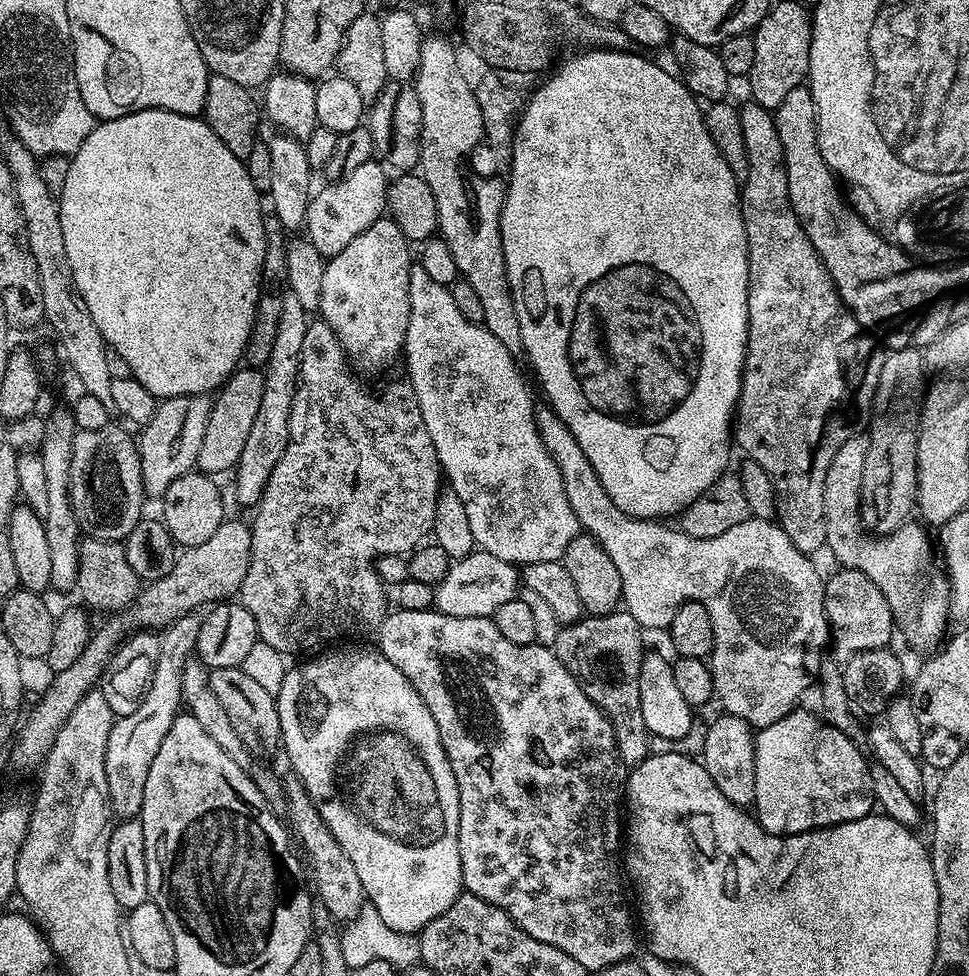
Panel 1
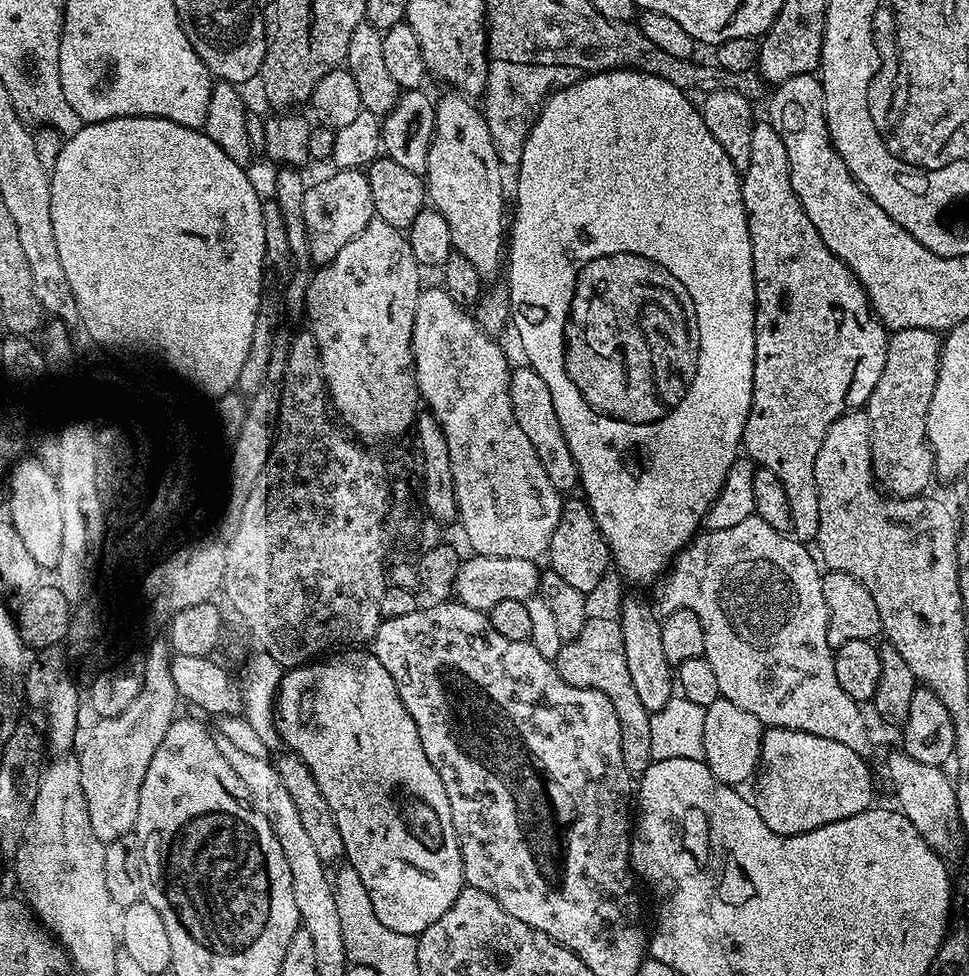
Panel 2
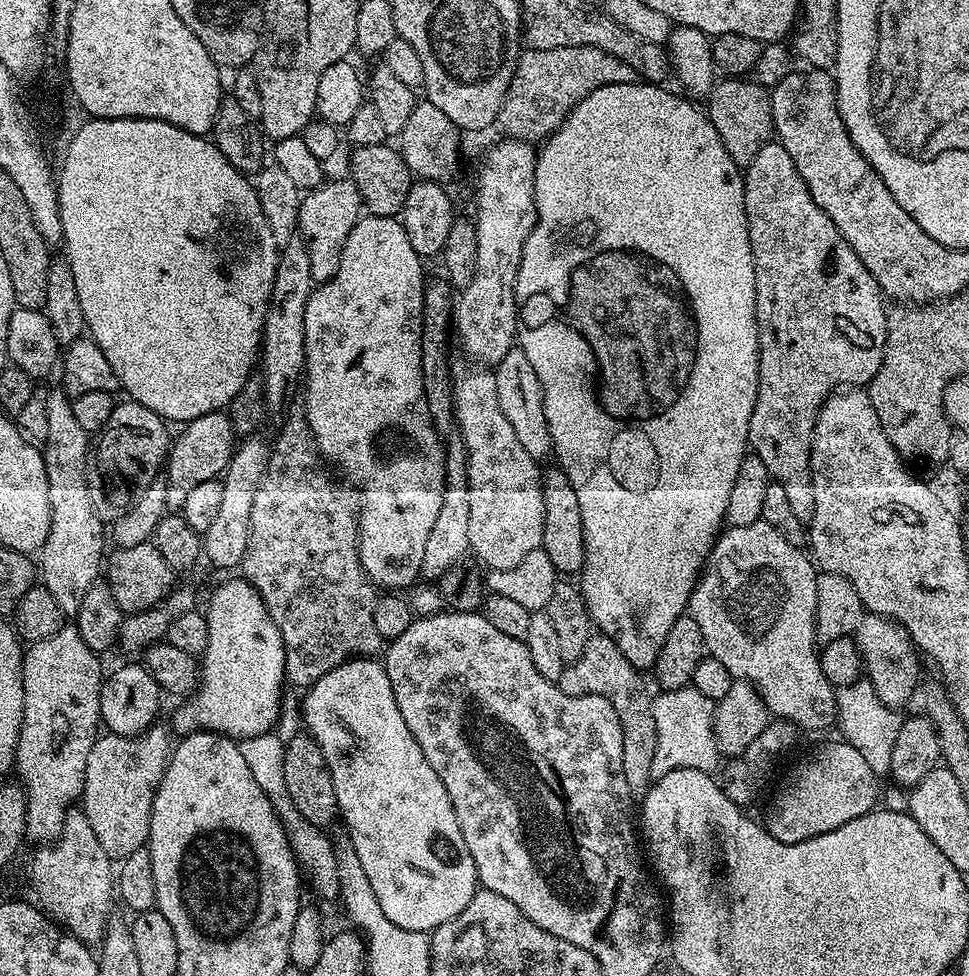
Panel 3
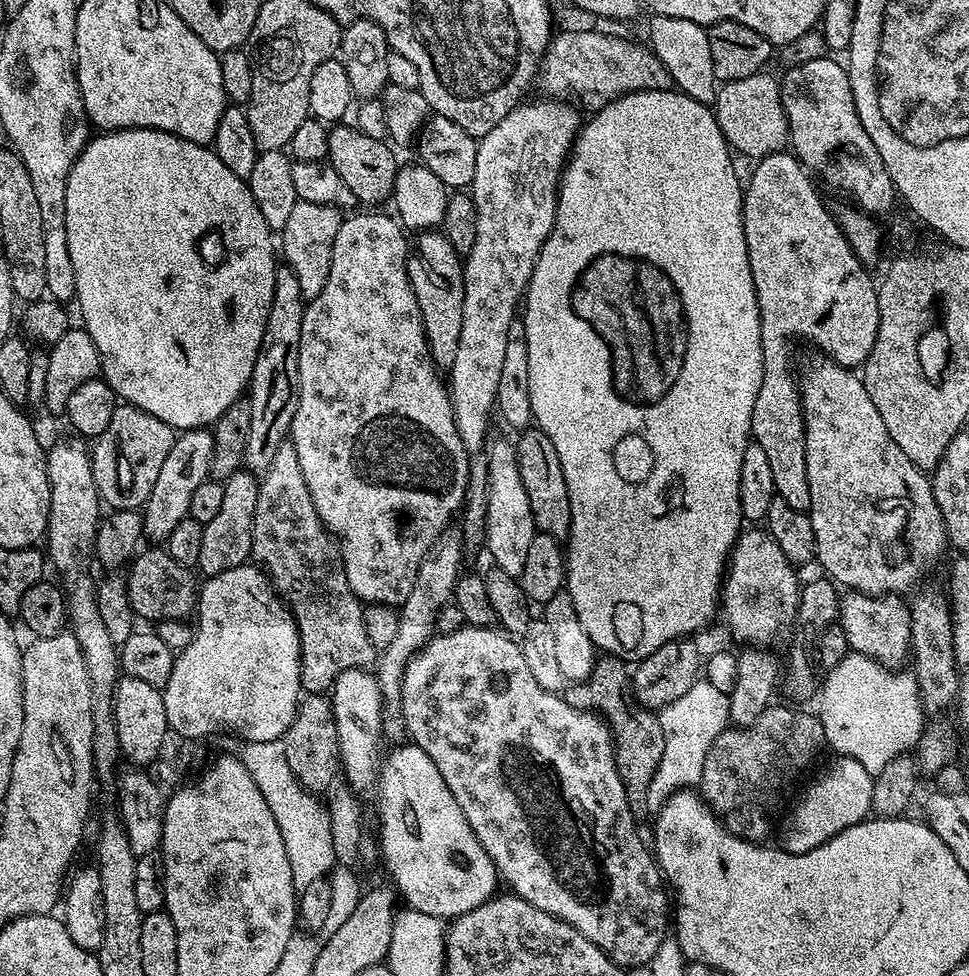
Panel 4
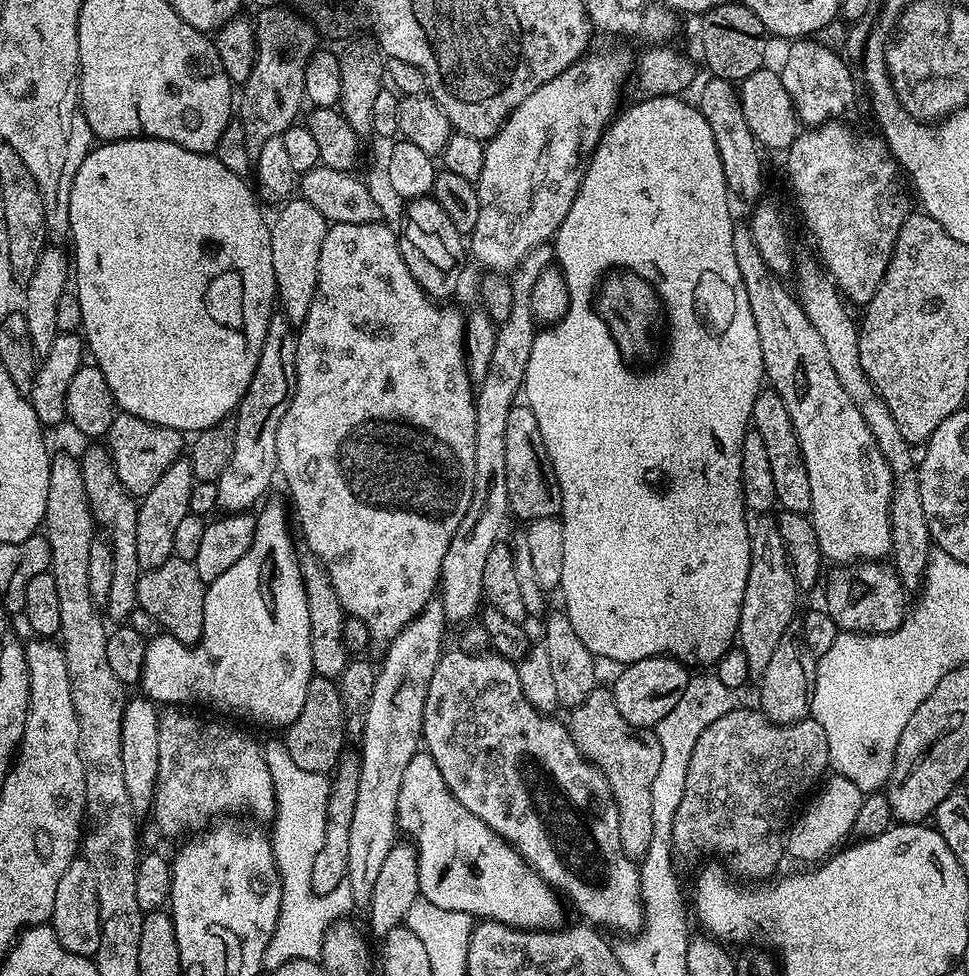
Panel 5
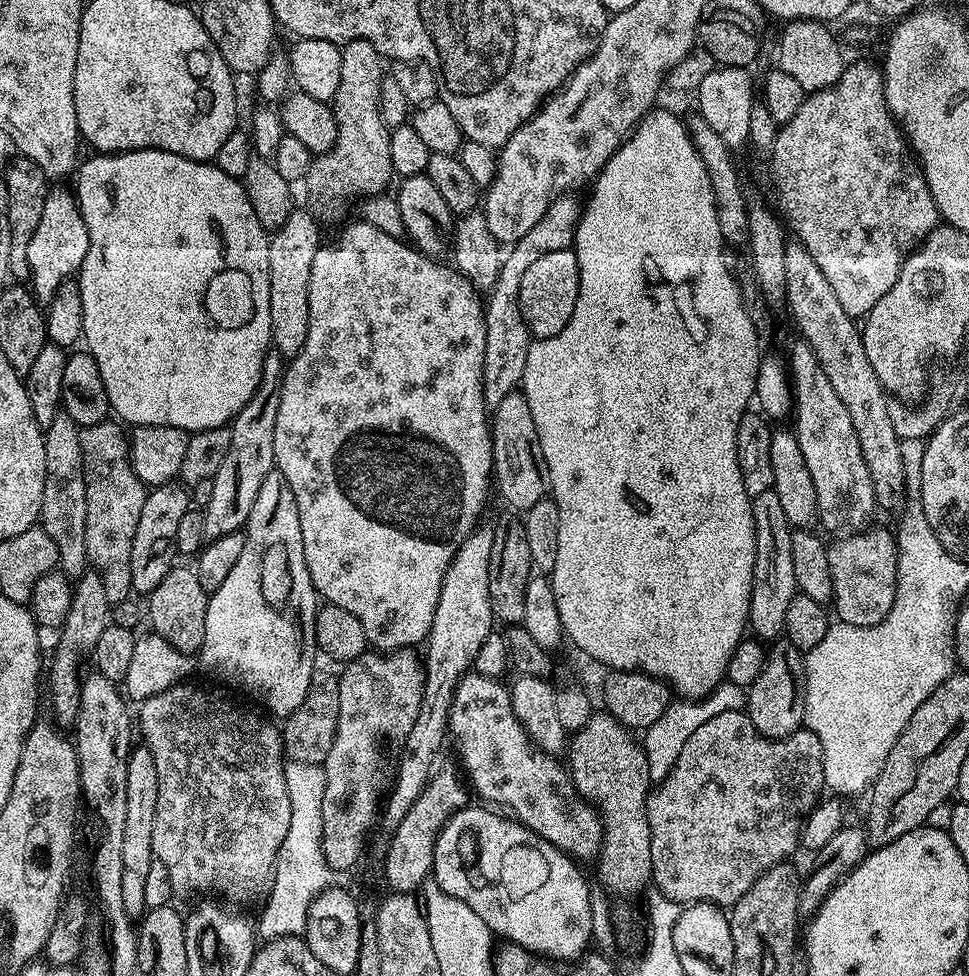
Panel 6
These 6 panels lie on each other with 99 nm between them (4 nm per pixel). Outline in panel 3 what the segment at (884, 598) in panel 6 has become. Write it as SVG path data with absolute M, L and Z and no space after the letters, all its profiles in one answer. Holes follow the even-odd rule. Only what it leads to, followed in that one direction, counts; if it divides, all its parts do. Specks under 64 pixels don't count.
M864 614L859 620L860 625L854 631L854 639L864 659L866 680L872 684L874 693L886 707L903 709L903 704L912 695L917 695L916 687L920 684L920 664L922 665L910 634L898 622L885 616Z

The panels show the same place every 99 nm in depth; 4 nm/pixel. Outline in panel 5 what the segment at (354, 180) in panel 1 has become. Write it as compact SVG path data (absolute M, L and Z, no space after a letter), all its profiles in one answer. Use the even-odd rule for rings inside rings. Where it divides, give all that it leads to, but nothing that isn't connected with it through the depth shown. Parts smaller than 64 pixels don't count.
M292 198L285 204L288 205L277 214L276 221L273 219L270 224L270 250L274 258L279 311L293 326L300 326L310 310L310 302L314 302L318 282L318 254L330 223L306 200Z

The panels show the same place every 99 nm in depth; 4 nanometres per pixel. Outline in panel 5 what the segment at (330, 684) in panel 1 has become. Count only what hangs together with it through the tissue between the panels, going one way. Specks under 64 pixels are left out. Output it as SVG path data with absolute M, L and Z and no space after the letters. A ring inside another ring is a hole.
M421 750L414 758L410 758L410 766L406 766L406 774L402 774L396 823L401 833L416 832L414 843L418 858L420 895L423 899L434 902L434 906L442 906L442 910L469 912L474 918L497 920L511 928L555 930L565 923L565 905L556 889L544 881L516 853L511 844L504 841L494 830L490 830L490 826L486 826L482 818L474 818L474 814L470 814L470 810L462 806L462 802L449 794L442 774L438 774L438 766L434 766L434 758L428 755L427 751Z

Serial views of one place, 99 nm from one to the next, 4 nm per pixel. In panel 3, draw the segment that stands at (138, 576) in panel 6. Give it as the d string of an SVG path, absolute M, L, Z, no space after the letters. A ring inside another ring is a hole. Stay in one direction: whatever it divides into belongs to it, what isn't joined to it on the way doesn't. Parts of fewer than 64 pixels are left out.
M224 410L202 414L187 421L181 428L184 429L177 436L175 433L171 441L166 461L166 498L172 510L180 509L182 502L186 502L186 494L190 494L190 489L198 486L198 482L210 482L223 477L238 443L236 431Z

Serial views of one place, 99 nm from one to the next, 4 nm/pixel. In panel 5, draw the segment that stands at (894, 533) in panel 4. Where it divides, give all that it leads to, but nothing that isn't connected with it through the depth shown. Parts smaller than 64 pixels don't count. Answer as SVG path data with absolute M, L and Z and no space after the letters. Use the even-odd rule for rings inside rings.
M737 223L734 227L734 260L738 262L738 274L742 274L742 286L746 286L746 298L750 298L754 326L758 326L764 375L771 391L782 398L786 414L790 414L790 422L794 422L794 430L798 434L798 446L806 462L806 474L810 474L812 525L814 534L818 534L818 546L824 559L836 566L861 560L883 561L892 550L890 506L894 481L890 466L882 450L878 450L866 418L862 418L846 386L842 386L818 330L814 330L813 323L803 312L797 297L791 291L788 293L785 281L766 266L758 246L754 246L754 234L747 223Z

